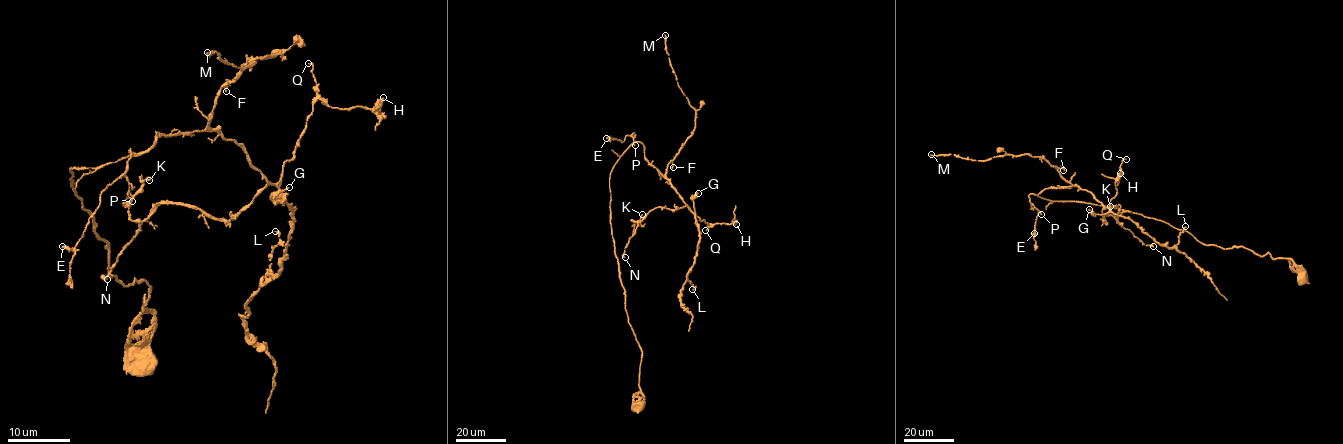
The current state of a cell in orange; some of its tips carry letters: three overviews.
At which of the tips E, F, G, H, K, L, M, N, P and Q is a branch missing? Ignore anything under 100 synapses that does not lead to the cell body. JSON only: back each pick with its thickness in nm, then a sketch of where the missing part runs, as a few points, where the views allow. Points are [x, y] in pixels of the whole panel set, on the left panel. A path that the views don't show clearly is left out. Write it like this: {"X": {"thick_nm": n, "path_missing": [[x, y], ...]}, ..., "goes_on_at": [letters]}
{"G": {"thick_nm": 170}, "goes_on_at": ["G"]}

